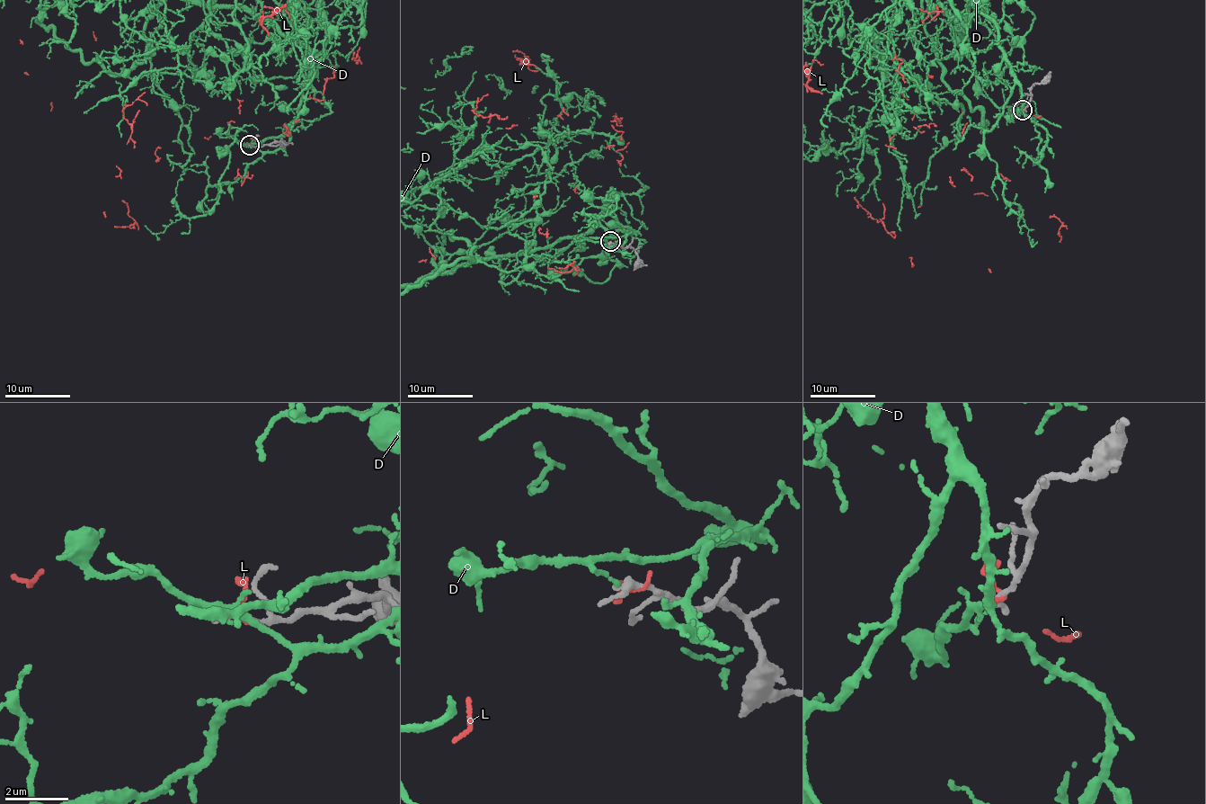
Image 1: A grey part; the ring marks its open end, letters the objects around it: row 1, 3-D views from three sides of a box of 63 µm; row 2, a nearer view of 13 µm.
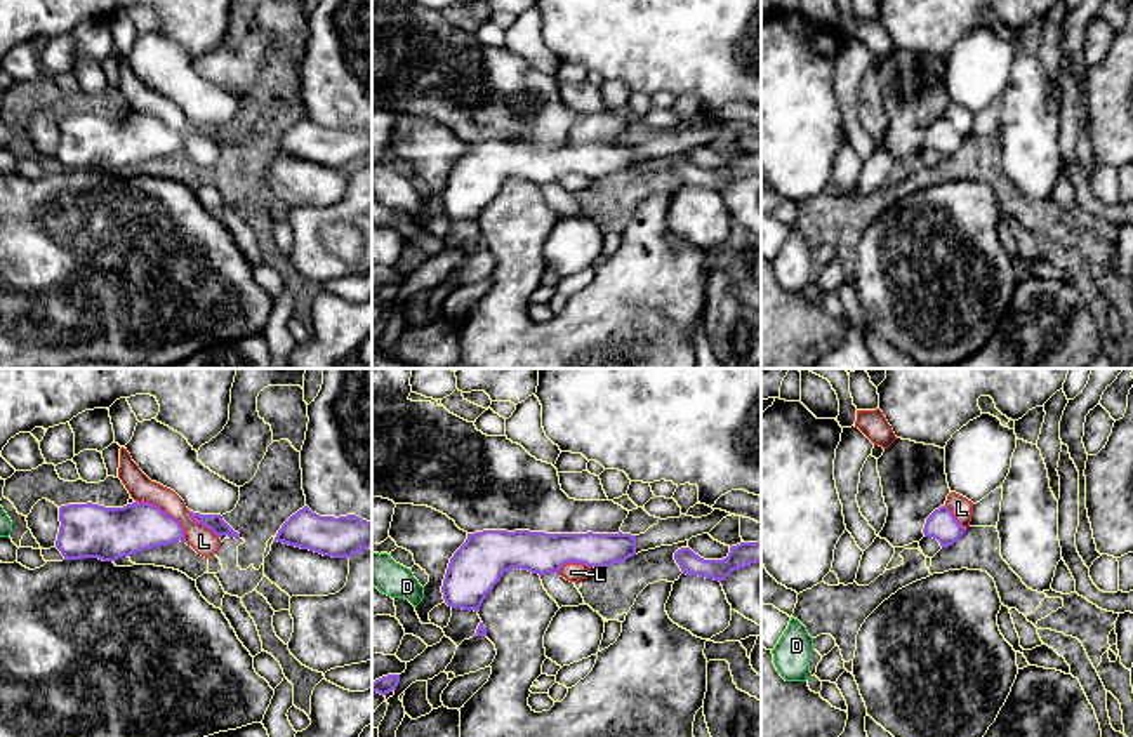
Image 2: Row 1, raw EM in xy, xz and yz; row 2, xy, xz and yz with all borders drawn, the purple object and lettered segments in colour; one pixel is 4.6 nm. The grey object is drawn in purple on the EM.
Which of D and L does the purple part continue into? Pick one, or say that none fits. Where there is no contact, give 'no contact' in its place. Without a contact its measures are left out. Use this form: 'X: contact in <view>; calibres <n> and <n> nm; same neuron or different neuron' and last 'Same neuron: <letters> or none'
D: no contact; different neuron
L: contact in xy; calibres 240 and 120 nm; different neuron
Same neuron: none

